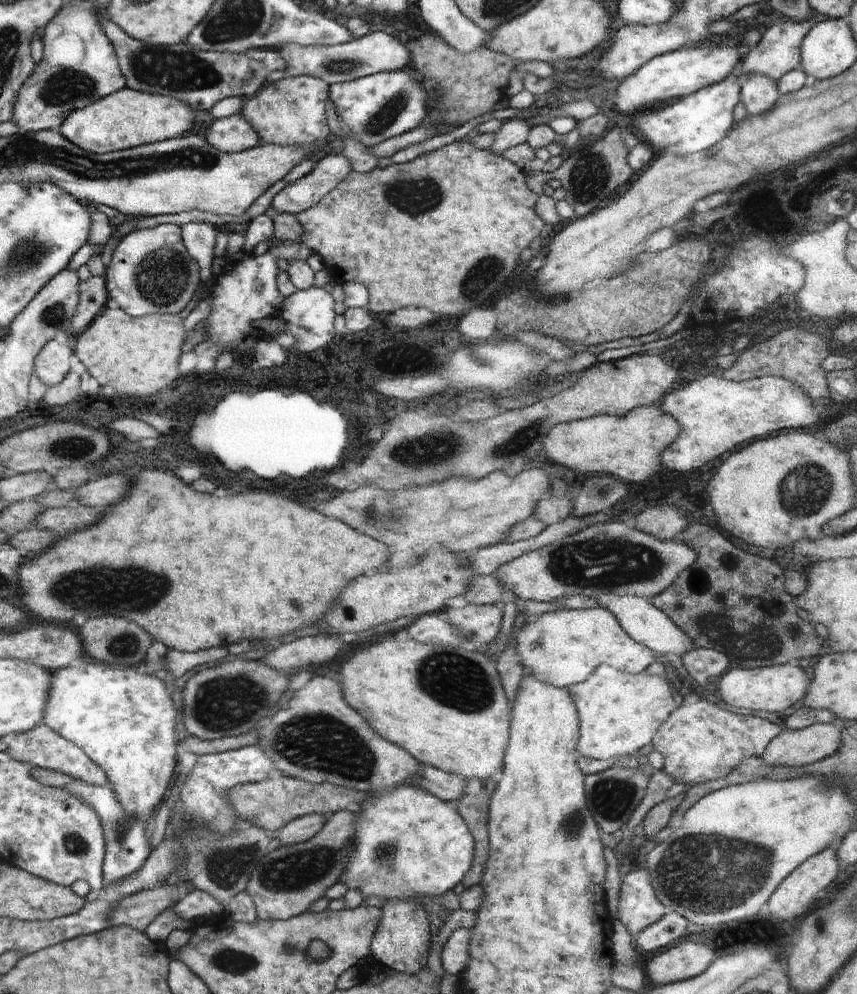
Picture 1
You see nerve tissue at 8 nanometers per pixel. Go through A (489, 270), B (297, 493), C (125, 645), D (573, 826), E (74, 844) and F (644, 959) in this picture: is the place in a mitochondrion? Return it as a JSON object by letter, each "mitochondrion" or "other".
{"A":"mitochondrion","B":"other","C":"mitochondrion","D":"mitochondrion","E":"mitochondrion","F":"other"}

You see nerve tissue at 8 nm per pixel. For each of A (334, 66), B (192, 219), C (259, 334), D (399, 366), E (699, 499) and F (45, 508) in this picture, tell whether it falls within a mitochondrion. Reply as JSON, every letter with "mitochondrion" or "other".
{"A":"mitochondrion","B":"other","C":"other","D":"other","E":"other","F":"other"}

